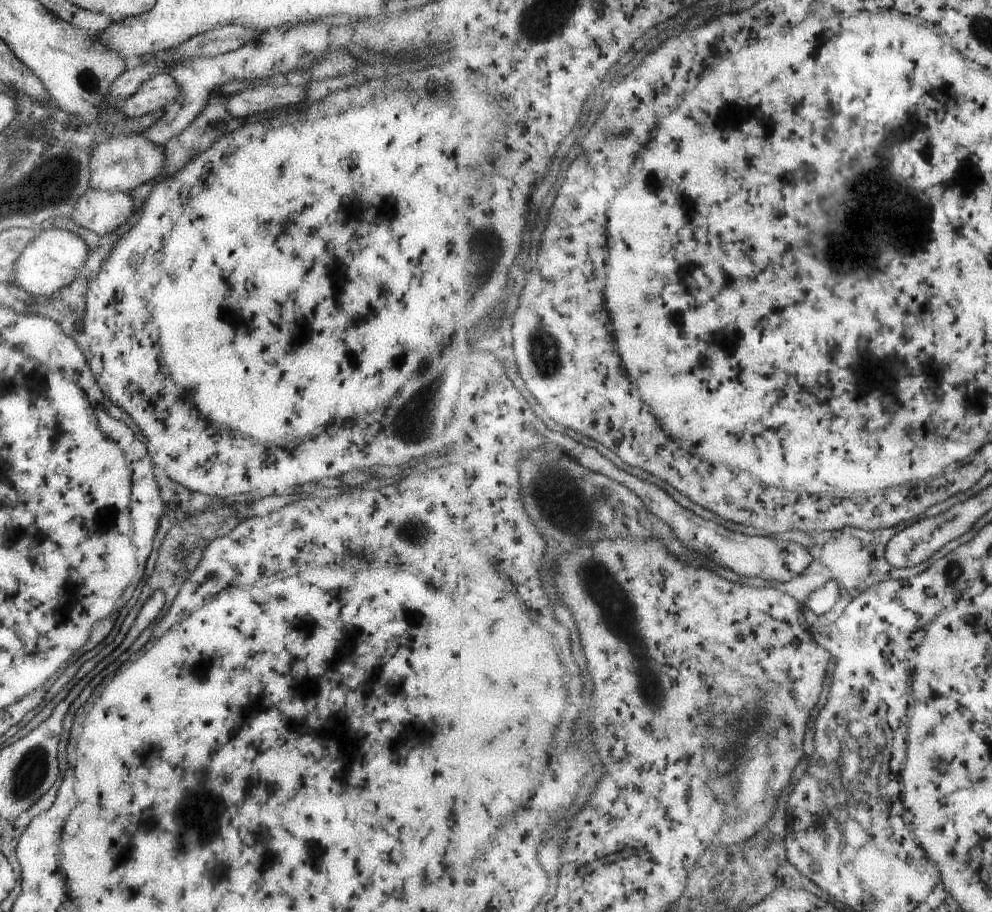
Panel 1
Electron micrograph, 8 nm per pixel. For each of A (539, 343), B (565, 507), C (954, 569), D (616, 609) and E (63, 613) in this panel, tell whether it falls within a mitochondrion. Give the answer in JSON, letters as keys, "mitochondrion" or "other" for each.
{"A":"mitochondrion","B":"mitochondrion","C":"mitochondrion","D":"mitochondrion","E":"other"}

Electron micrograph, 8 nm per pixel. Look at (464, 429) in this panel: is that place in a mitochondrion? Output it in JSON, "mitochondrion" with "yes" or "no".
{"mitochondrion":"no"}

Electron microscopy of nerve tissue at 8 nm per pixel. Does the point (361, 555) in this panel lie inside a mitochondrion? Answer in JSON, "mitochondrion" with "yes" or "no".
{"mitochondrion":"no"}

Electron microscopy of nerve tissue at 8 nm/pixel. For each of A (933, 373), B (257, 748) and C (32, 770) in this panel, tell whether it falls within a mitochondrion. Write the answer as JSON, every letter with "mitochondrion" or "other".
{"A":"other","B":"other","C":"mitochondrion"}

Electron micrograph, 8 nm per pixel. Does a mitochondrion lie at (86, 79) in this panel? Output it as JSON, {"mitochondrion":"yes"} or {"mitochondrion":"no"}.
{"mitochondrion":"yes"}

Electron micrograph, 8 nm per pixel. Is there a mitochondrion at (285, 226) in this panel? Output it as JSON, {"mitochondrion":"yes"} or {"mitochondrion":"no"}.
{"mitochondrion":"no"}

